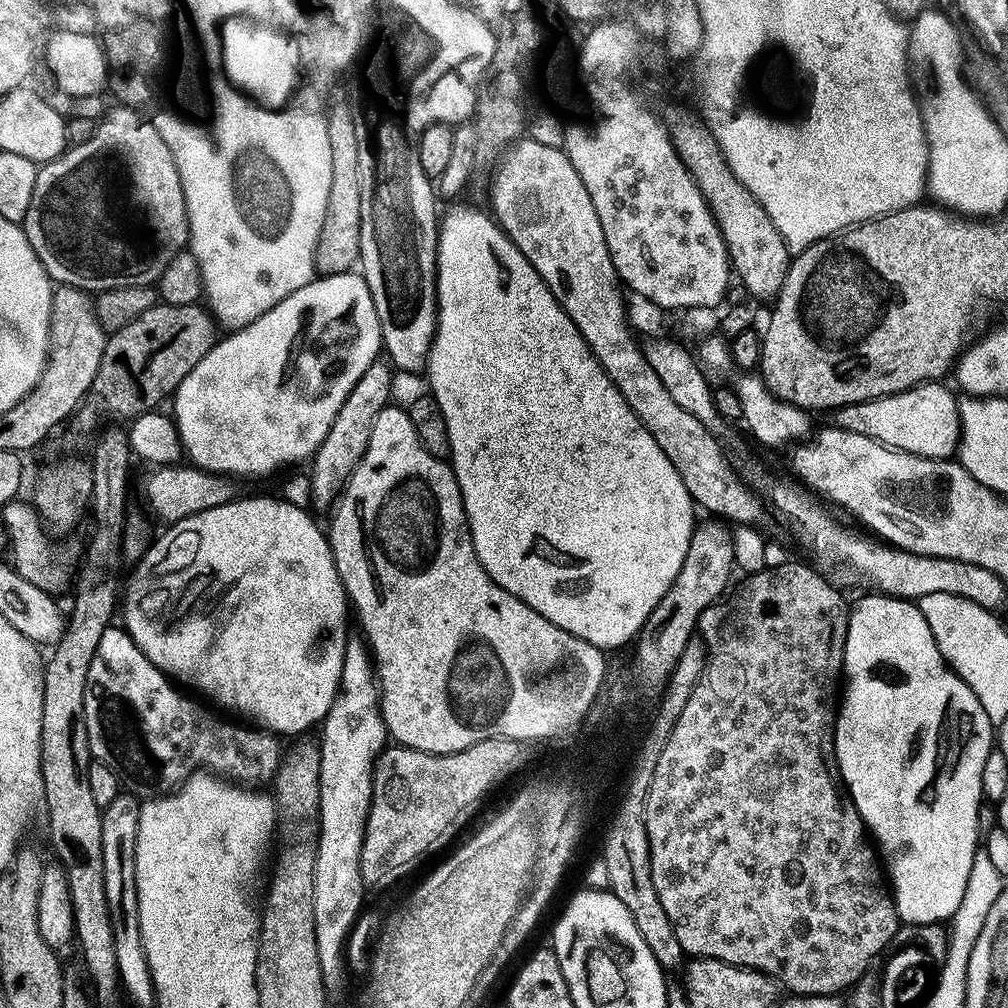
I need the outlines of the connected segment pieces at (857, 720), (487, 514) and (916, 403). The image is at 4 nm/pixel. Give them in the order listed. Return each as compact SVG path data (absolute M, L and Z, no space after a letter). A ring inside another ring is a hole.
M880 598L882 600L860 600L851 609L844 651L844 676L846 683L842 688L842 703L836 717L836 761L844 784L848 788L858 814L864 819L871 839L878 845L886 861L886 872L890 877L890 888L894 893L896 913L905 925L941 924L951 921L955 916L962 896L966 894L966 884L970 878L970 868L974 866L974 854L978 850L981 838L978 828L978 810L982 803L982 766L994 750L994 725L992 719L982 708L982 702L970 690L970 686L961 676L949 668L930 634L926 618L922 618L919 607L911 599Z
M452 208L448 213L443 213L439 221L436 250L436 302L436 333L429 350L426 377L432 383L430 392L442 410L442 418L446 418L452 473L460 487L478 562L482 562L486 574L490 574L494 582L526 602L526 606L538 610L538 614L554 622L554 626L562 626L562 630L601 650L620 648L628 643L631 645L640 636L641 629L660 599L678 578L690 546L692 529L698 520L698 516L692 513L694 501L678 470L674 470L670 458L662 454L662 446L654 442L650 430L642 426L626 398L622 398L618 386L614 386L546 282L542 282L522 250L514 246L503 228L486 212L484 214L476 208Z
M929 382L880 400L847 404L844 408L835 409L835 427L866 434L897 452L909 452L931 460L955 457L960 446L960 406L957 397L952 397L944 386L940 382Z

